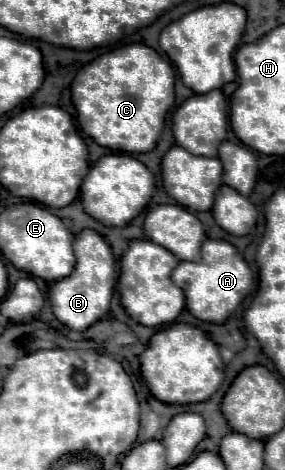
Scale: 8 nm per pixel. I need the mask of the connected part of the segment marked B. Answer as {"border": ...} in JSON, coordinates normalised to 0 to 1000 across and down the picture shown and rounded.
{"border":[[[312,485],[270,498],[256,528],[270,545],[270,566],[256,583],[186,600],[172,617],[172,638],[179,638],[186,668],[207,685],[242,694],[249,702],[298,702],[326,685],[382,668],[382,643],[404,609],[404,549],[382,519],[361,511],[361,502]]]}

